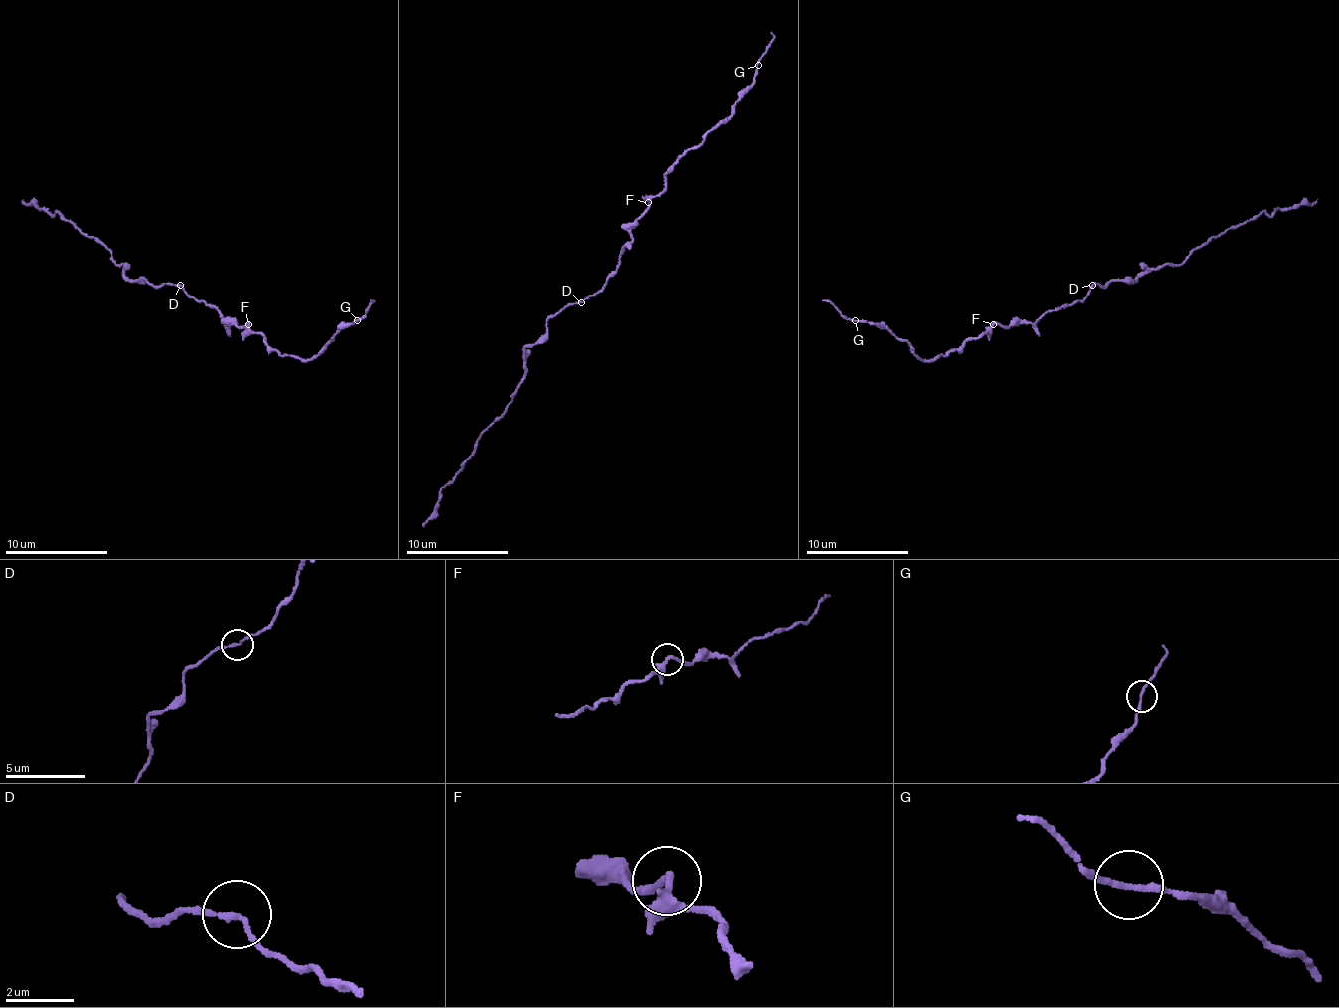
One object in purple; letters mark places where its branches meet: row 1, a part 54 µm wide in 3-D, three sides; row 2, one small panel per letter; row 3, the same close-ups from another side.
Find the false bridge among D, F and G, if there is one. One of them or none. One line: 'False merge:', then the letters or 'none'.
False merge: none

